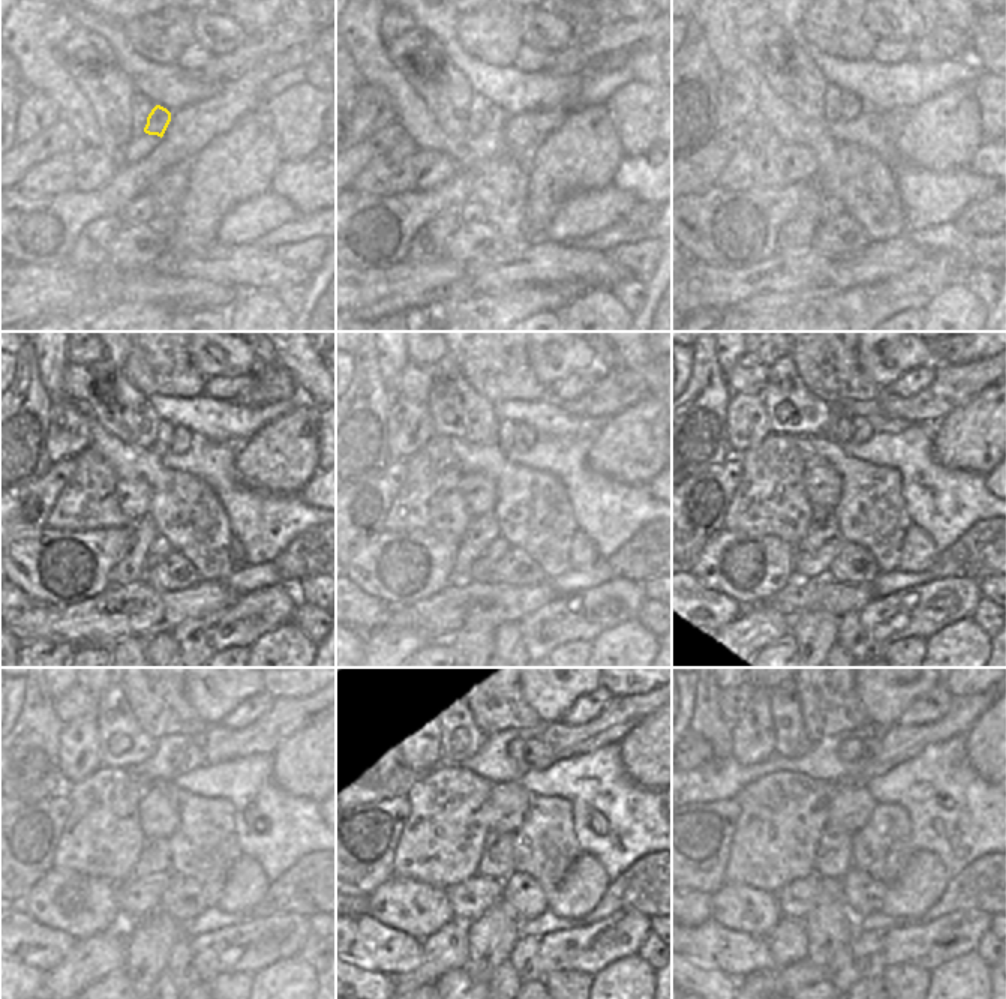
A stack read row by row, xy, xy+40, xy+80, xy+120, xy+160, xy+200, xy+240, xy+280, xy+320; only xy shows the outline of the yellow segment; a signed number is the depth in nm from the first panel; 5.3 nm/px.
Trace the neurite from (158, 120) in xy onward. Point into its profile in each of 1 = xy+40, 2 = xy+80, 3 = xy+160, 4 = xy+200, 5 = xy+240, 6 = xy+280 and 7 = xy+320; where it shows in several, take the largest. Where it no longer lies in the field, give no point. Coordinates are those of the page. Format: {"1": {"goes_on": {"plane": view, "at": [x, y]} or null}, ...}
{"1": {"goes_on": {"plane": "xy+40", "at": [494, 120]}}, "2": {"goes_on": {"plane": "xy+80", "at": [837, 104]}}, "3": {"goes_on": {"plane": "xy+160", "at": [519, 435]}}, "4": {"goes_on": {"plane": "xy+200", "at": [858, 429]}}, "5": {"goes_on": {"plane": "xy+240", "at": [192, 758]}}, "6": {"goes_on": {"plane": "xy+280", "at": [531, 750]}}, "7": {"goes_on": {"plane": "xy+320", "at": [868, 746]}}}

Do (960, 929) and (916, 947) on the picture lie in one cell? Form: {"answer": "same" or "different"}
{"answer": "same"}

